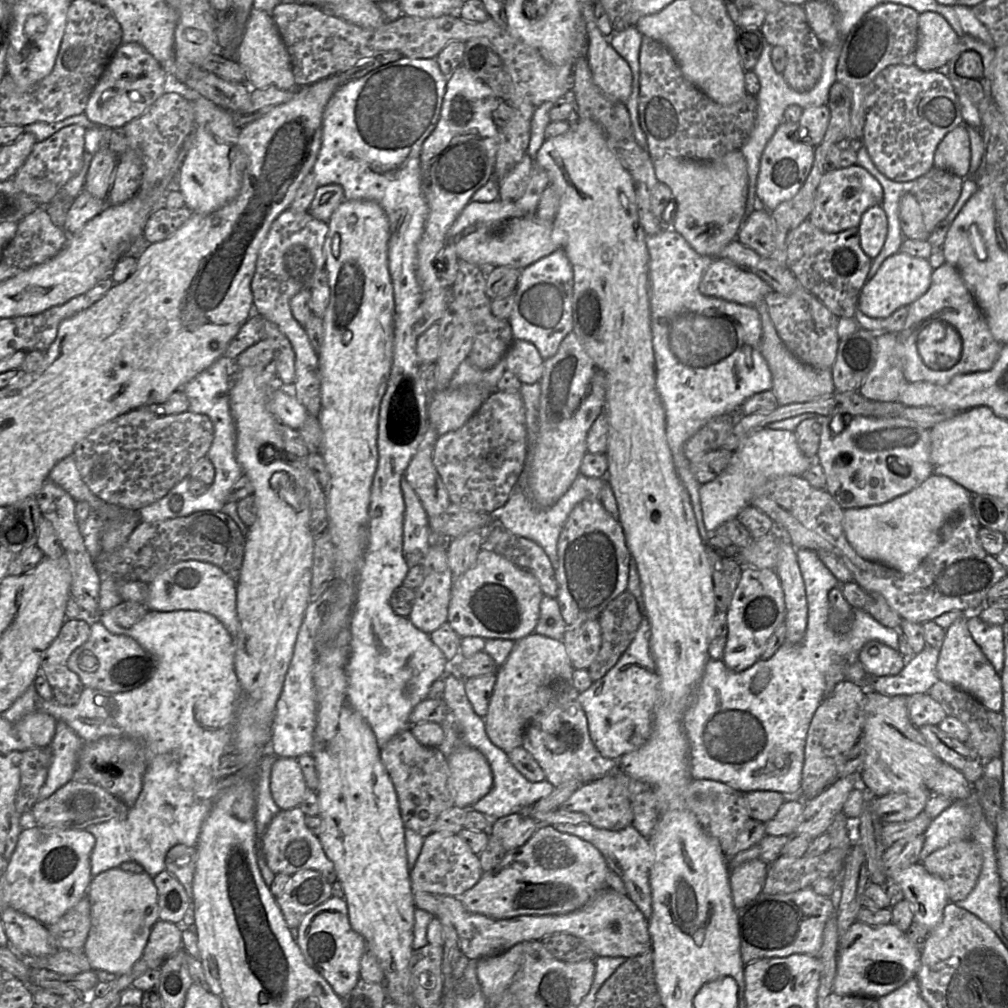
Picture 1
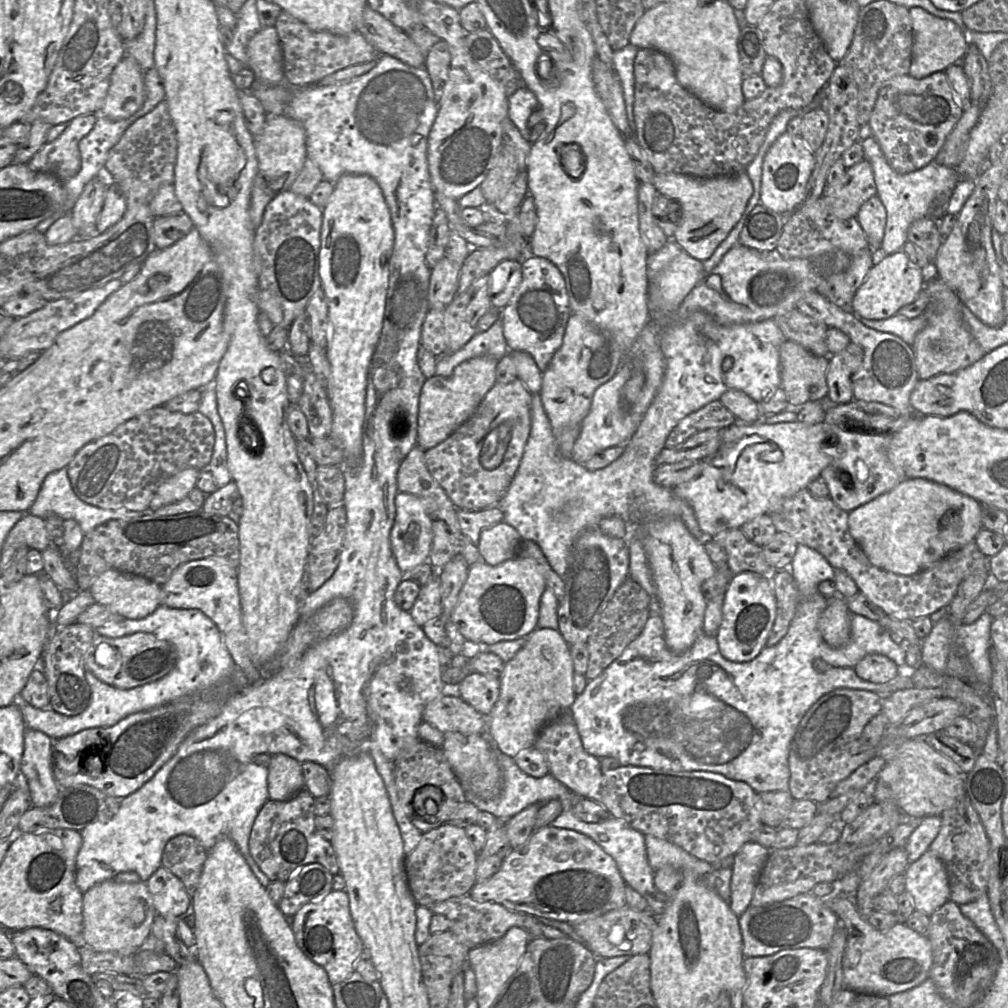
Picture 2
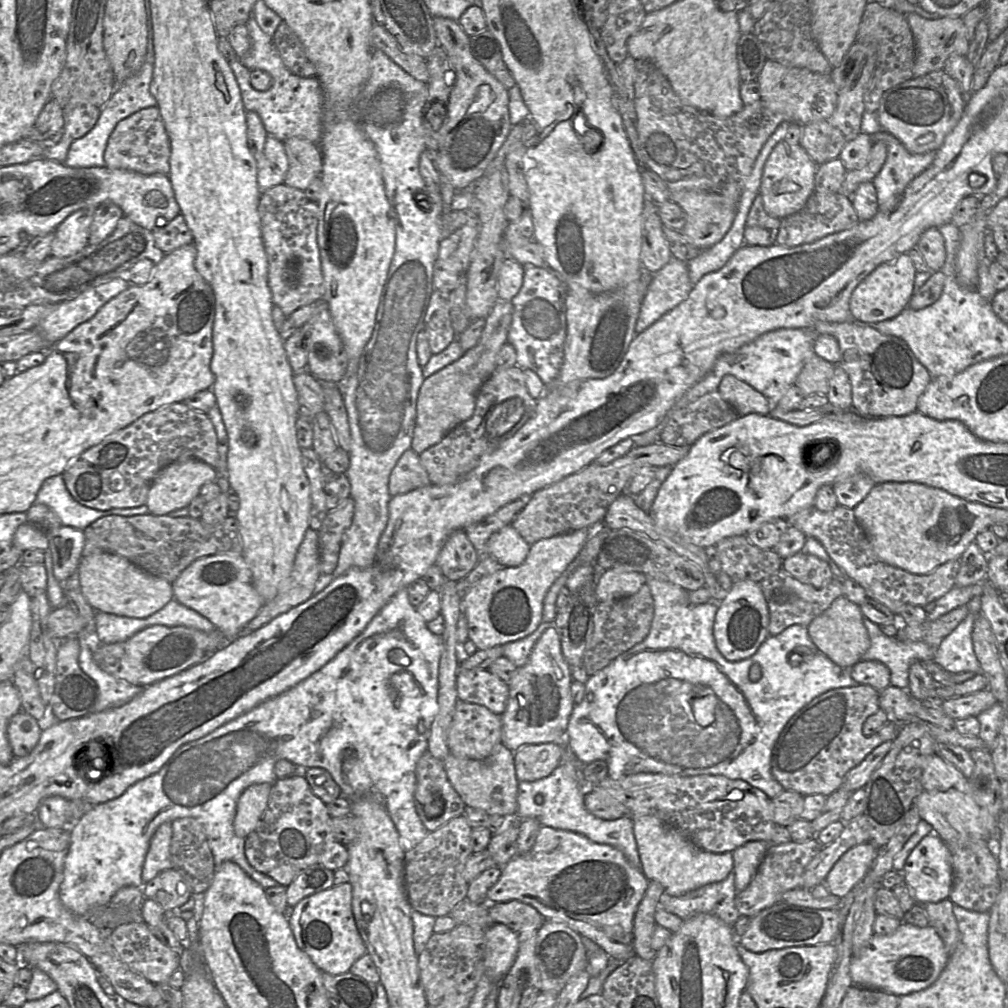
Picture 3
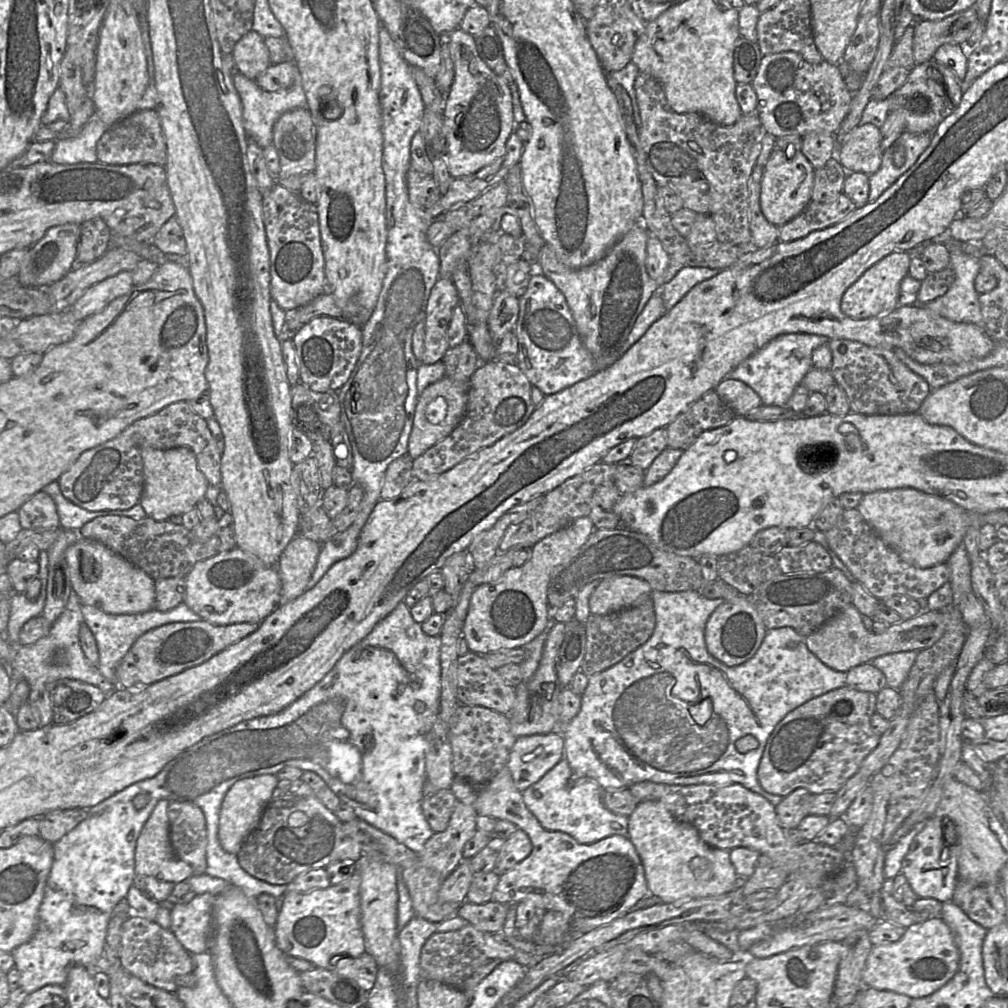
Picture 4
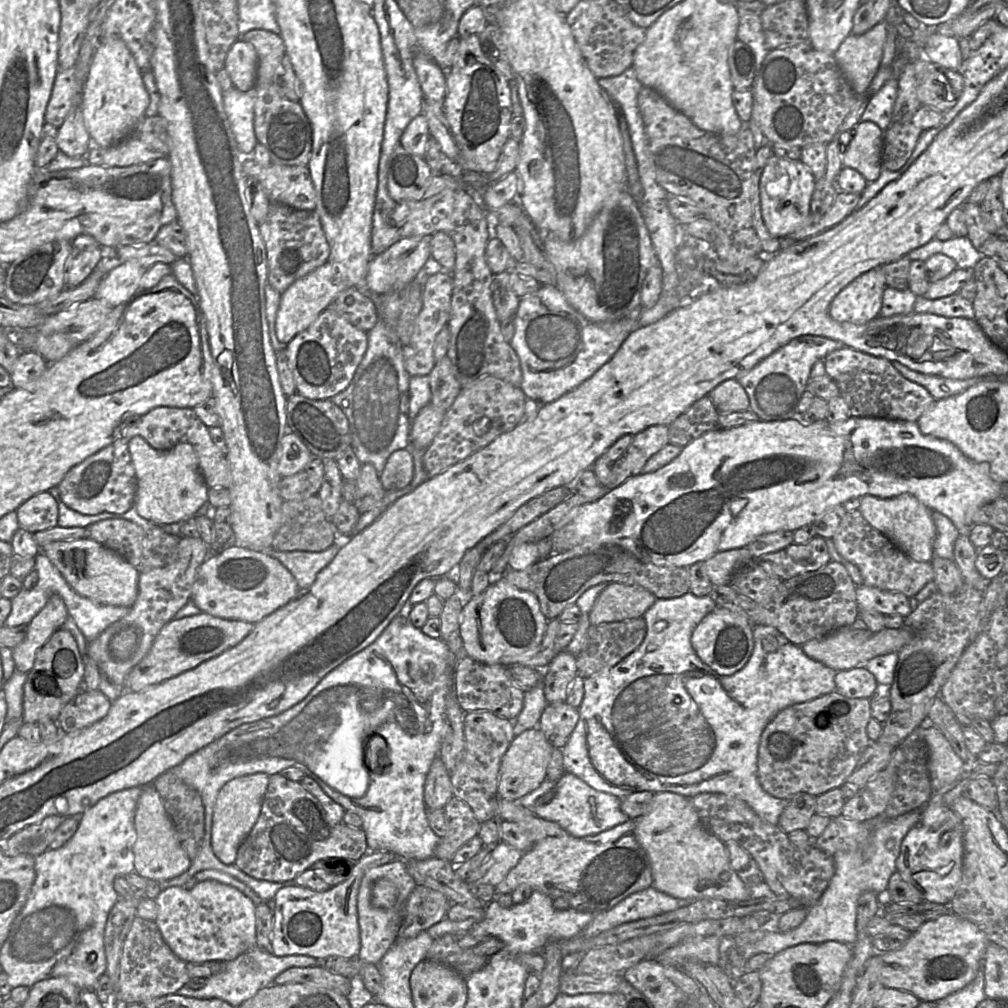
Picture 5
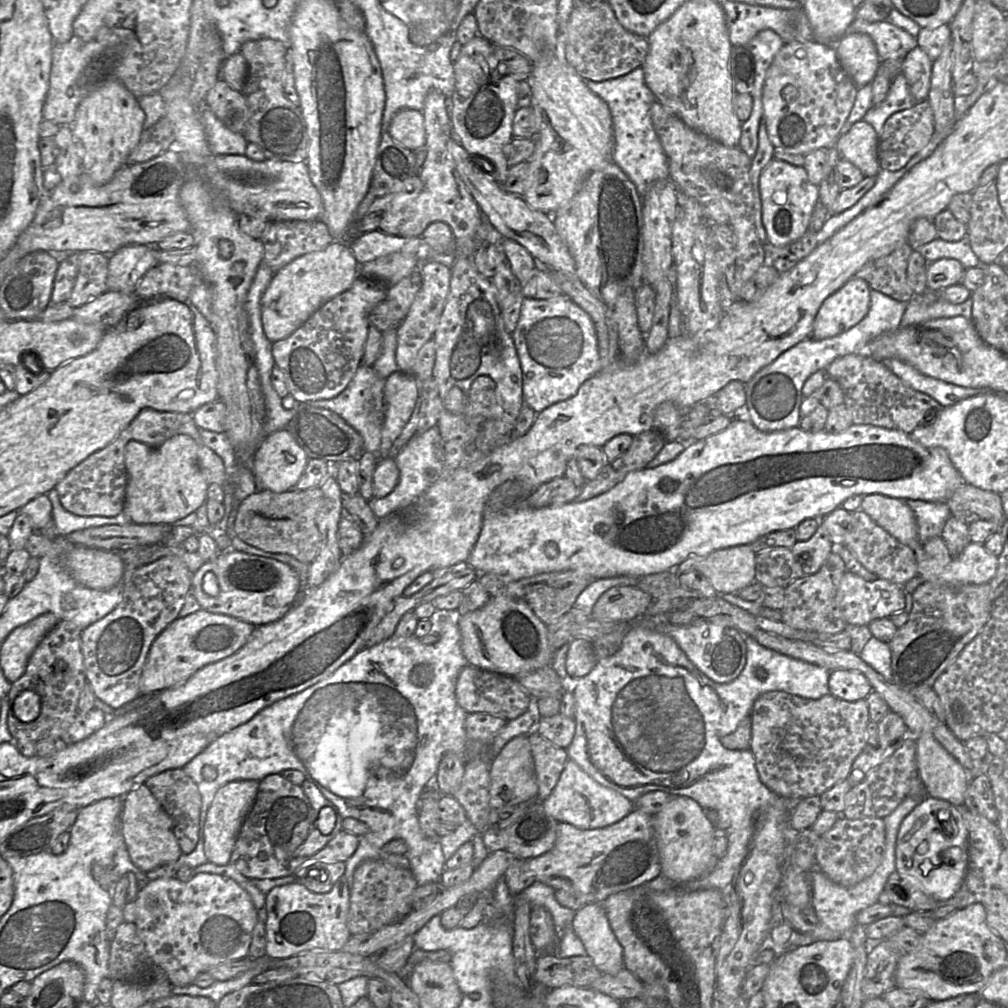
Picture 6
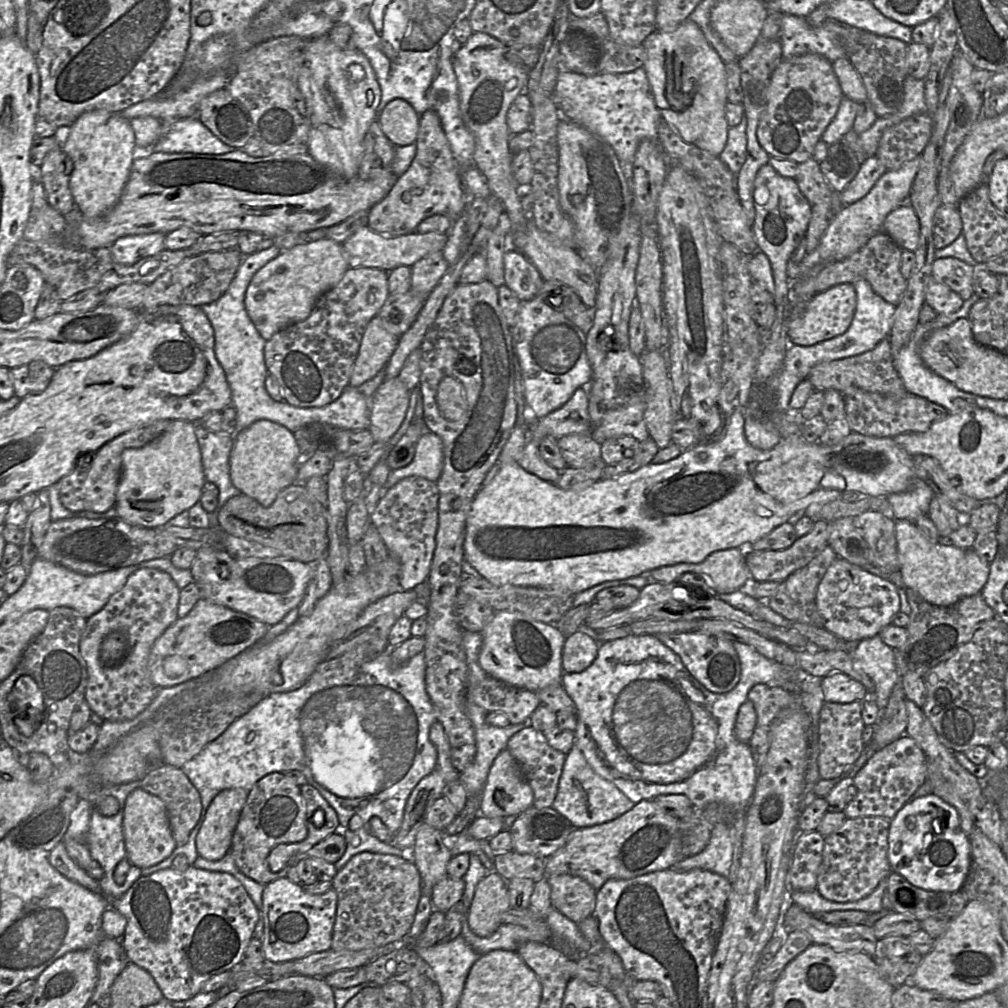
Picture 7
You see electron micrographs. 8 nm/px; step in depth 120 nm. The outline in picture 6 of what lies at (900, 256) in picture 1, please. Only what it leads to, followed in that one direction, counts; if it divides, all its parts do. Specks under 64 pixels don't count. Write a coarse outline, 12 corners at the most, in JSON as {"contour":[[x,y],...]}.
{"contour":[[853,277],[823,301],[809,338],[834,337],[869,311],[871,289]]}

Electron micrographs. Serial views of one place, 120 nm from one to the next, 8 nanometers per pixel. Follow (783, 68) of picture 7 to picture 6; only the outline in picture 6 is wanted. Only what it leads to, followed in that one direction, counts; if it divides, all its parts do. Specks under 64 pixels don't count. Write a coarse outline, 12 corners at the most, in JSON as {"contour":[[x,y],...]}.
{"contour":[[785,43],[762,91],[768,138],[836,146],[857,86],[832,44]]}

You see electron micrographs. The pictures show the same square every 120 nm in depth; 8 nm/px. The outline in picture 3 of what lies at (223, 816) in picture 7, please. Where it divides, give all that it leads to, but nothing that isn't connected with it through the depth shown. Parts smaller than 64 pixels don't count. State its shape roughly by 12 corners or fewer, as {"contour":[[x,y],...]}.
{"contour":[[253,784],[242,792],[233,823],[245,838],[267,808],[272,785]]}

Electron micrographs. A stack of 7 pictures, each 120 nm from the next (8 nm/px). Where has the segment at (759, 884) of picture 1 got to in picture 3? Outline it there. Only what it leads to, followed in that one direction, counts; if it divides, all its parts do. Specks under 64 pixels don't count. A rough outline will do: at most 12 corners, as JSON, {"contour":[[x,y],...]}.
{"contour":[[749,841],[732,851],[735,889],[756,874],[770,843]]}

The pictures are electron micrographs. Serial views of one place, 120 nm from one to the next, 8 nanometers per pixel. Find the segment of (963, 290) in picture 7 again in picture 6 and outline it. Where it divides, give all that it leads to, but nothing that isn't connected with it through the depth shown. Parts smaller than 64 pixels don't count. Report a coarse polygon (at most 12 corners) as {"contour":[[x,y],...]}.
{"contour":[[956,259],[928,262],[928,290],[959,284],[966,269]]}

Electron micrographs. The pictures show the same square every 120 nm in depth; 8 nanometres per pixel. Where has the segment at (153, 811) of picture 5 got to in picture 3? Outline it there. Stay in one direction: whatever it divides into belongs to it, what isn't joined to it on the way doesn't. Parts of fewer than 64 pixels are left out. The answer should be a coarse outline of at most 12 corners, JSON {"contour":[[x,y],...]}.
{"contour":[[172,824],[151,838],[142,880],[171,869]]}

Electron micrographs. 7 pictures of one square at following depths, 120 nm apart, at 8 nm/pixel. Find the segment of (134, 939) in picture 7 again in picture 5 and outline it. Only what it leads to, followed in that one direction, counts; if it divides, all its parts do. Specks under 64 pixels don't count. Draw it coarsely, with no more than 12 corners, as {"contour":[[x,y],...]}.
{"contour":[[215,880],[155,898],[180,959],[228,962],[256,946],[256,905]]}

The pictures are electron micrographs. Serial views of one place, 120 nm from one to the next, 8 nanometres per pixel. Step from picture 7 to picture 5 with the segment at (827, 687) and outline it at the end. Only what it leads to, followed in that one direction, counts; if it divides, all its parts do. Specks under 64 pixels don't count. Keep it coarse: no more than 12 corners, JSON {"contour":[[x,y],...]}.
{"contour":[[864,666],[837,671],[835,690],[871,698],[878,690]]}

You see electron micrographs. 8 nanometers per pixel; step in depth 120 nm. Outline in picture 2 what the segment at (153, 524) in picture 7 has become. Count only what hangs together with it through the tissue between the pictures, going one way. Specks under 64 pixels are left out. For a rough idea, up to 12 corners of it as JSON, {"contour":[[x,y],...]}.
{"contour":[[186,468],[163,481],[149,509],[188,497],[200,470]]}

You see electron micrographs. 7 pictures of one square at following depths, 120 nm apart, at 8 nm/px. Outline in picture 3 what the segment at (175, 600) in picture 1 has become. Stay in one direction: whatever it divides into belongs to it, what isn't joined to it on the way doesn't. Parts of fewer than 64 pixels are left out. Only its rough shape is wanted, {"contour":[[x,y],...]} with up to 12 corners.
{"contour":[[242,555],[201,557],[175,600],[229,639],[264,605]]}

